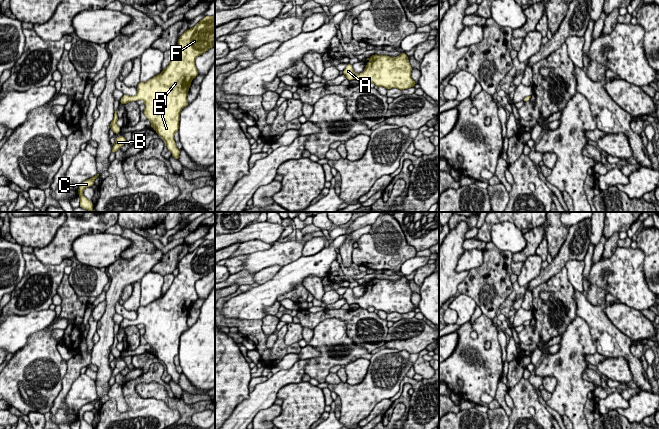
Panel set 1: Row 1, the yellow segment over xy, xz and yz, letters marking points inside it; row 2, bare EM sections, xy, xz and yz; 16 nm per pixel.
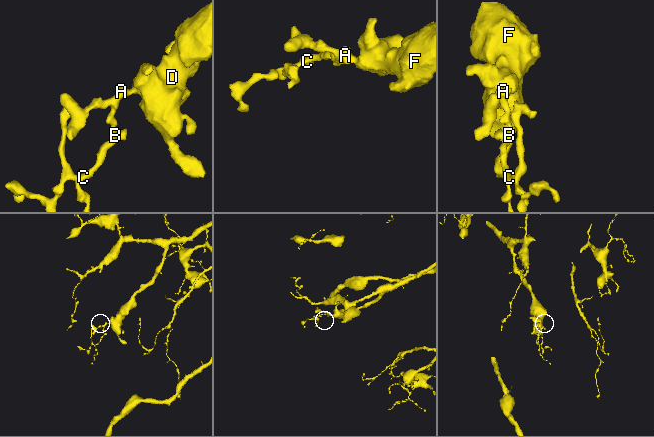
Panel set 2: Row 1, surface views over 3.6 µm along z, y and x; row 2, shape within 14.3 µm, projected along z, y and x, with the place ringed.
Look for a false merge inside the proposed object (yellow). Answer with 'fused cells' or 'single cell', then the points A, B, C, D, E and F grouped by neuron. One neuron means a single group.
single cell; A B C D E F

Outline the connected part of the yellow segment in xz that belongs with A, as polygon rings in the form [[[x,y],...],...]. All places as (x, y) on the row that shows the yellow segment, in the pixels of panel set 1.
[[[404,52],[395,58],[374,54],[366,59],[369,62],[359,75],[353,71],[349,63],[343,70],[343,74],[348,80],[357,79],[363,85],[374,83],[377,87],[385,87],[387,90],[408,89],[417,83],[411,77],[412,67],[407,57]]]

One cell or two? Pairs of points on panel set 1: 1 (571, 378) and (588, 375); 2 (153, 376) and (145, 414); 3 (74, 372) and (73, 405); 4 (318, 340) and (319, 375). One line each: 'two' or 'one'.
1: two
2: one
3: two
4: one

